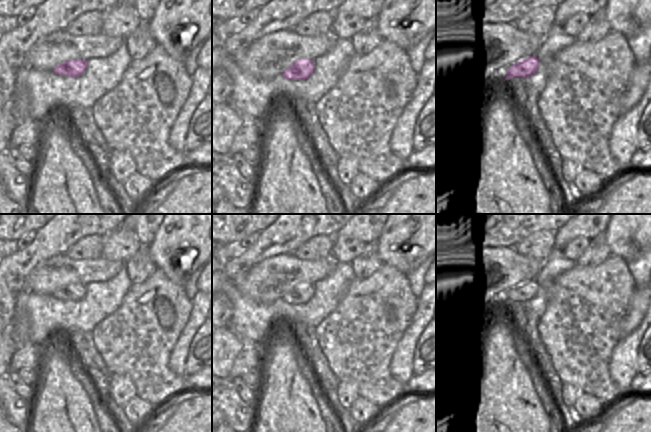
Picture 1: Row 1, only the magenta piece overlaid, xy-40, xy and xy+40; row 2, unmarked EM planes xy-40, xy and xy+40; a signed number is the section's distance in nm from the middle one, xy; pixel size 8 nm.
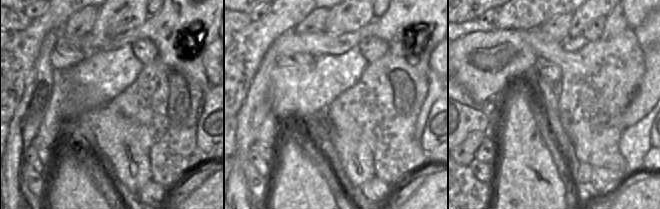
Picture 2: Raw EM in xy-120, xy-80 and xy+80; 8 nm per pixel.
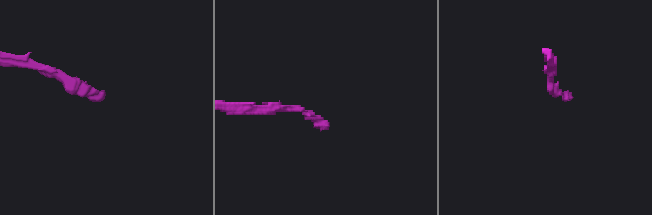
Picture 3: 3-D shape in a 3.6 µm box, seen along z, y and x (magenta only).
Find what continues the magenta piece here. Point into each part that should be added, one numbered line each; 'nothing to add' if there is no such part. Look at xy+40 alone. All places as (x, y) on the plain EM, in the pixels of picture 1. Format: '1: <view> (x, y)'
1: xy+40 (525, 314)

